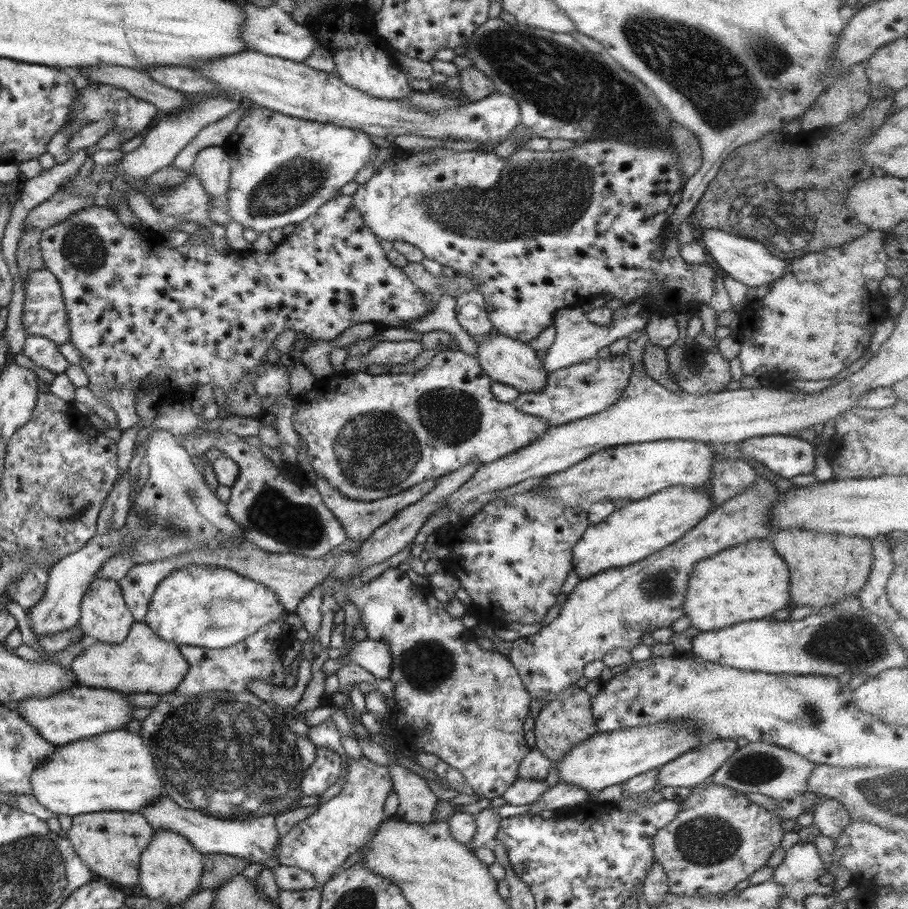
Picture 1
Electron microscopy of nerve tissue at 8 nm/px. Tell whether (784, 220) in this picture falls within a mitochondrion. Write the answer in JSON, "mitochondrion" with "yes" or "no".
{"mitochondrion":"yes"}

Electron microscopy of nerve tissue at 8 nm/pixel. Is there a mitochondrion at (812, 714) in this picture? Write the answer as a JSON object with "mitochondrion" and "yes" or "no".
{"mitochondrion":"yes"}

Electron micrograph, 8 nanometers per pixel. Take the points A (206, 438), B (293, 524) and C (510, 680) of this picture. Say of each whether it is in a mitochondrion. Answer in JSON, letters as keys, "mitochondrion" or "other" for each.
{"A":"other","B":"mitochondrion","C":"other"}

